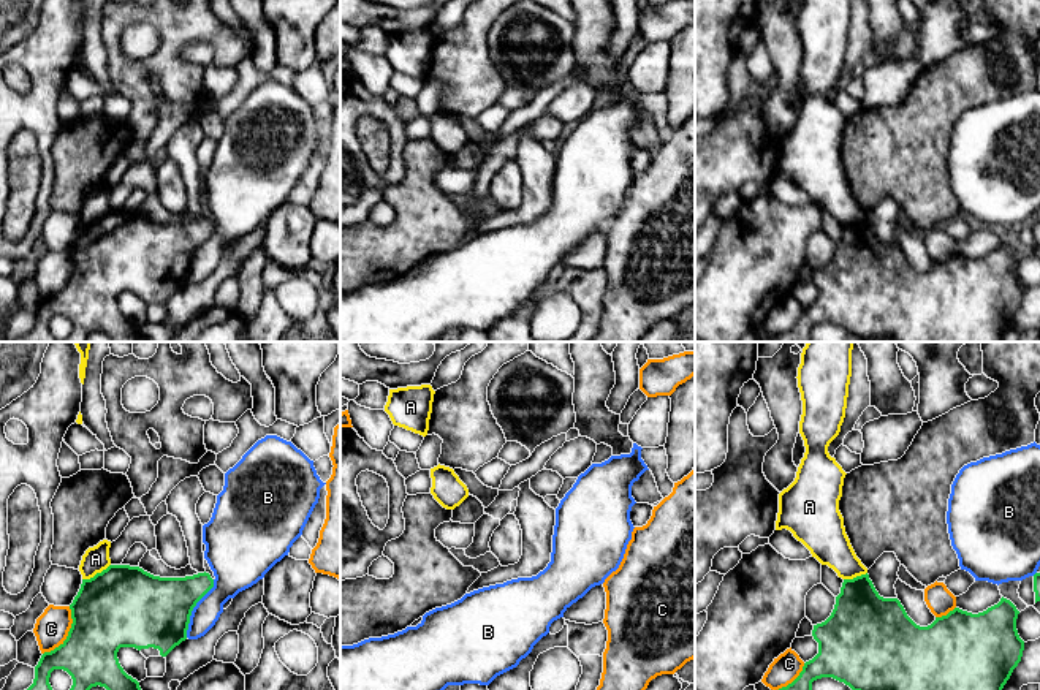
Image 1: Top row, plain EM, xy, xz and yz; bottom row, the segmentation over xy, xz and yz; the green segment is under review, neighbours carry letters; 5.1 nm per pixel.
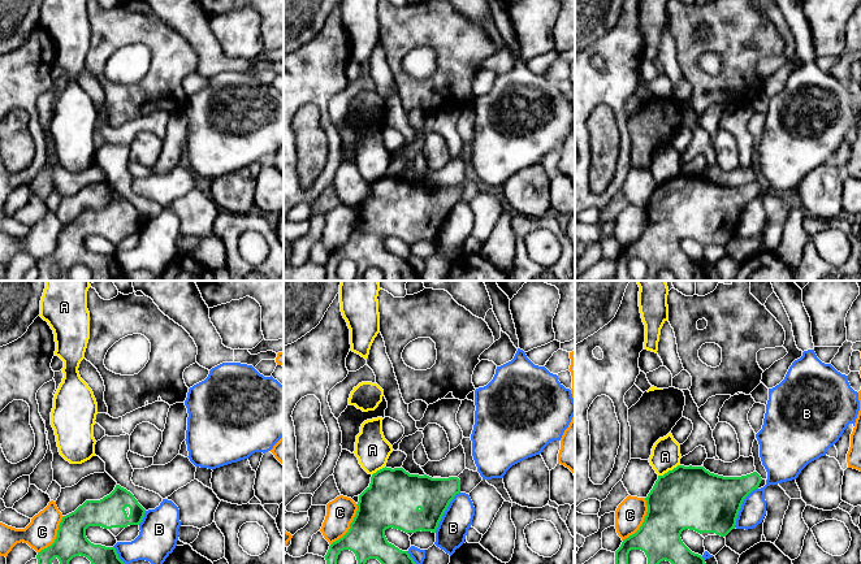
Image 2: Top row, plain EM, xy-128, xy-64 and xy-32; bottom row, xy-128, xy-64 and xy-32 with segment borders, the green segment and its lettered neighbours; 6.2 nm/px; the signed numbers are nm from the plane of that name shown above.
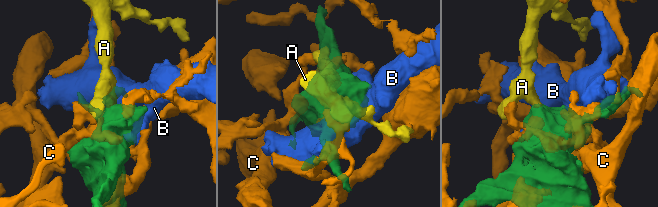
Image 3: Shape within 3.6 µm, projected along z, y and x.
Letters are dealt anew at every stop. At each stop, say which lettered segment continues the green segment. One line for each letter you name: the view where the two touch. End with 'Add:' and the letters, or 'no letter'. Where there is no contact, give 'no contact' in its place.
Add: no letter

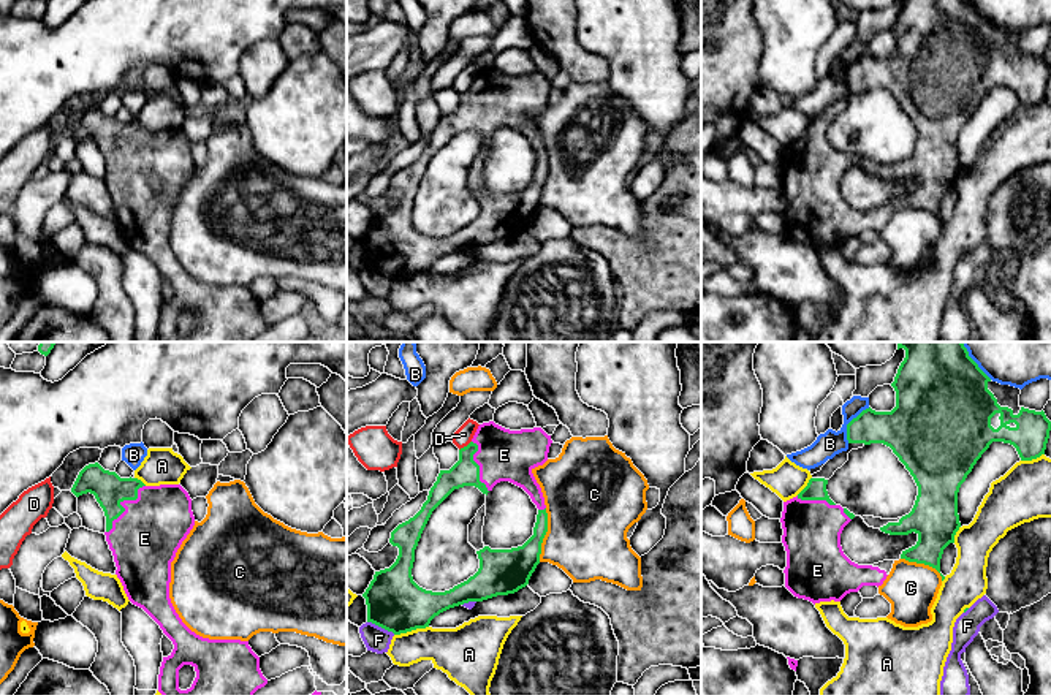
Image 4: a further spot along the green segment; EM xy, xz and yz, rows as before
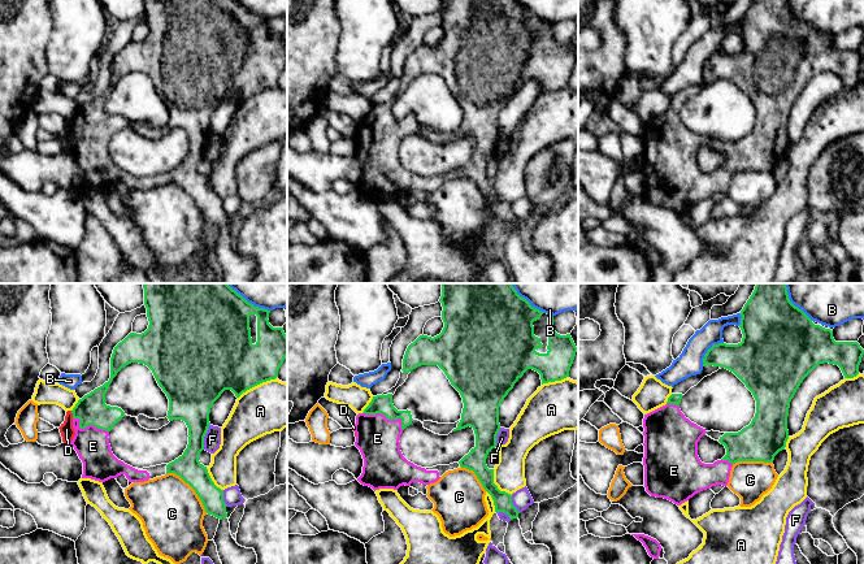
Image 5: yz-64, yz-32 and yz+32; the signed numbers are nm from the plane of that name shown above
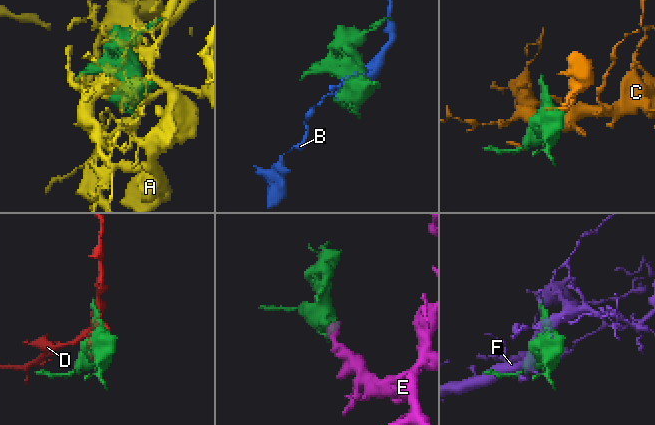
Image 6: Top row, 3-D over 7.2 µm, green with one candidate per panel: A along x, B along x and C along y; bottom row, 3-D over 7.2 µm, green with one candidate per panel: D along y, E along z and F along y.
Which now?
E: xy
Add: E

